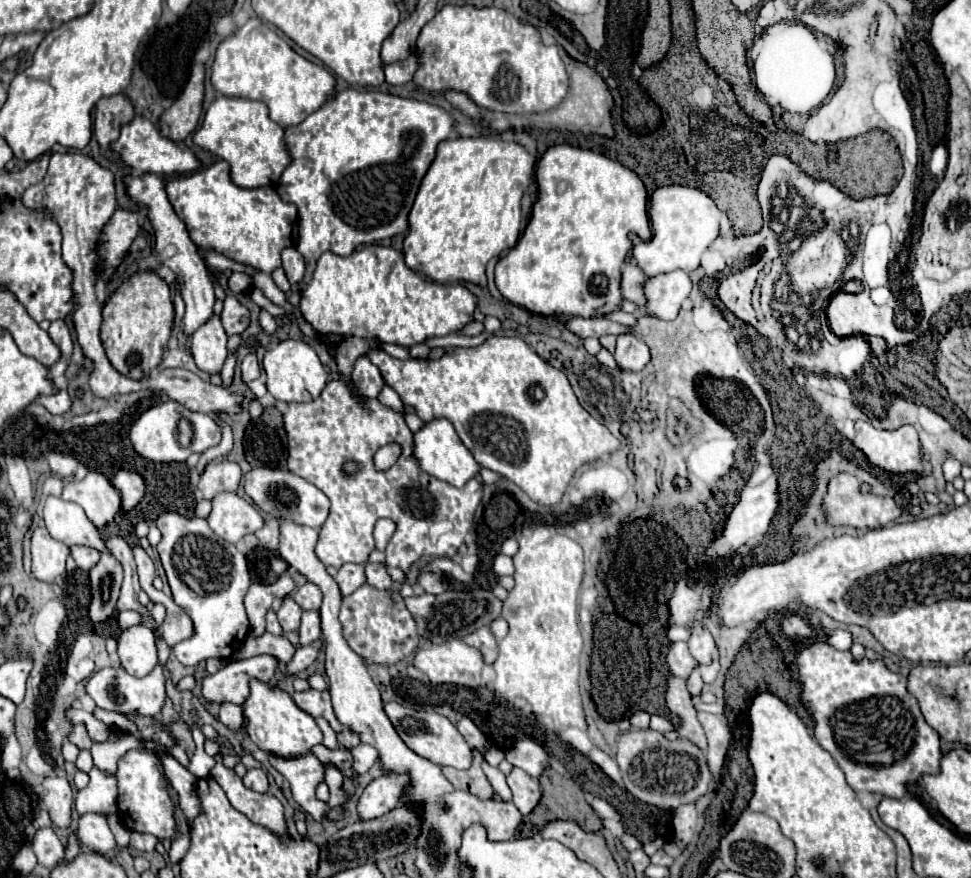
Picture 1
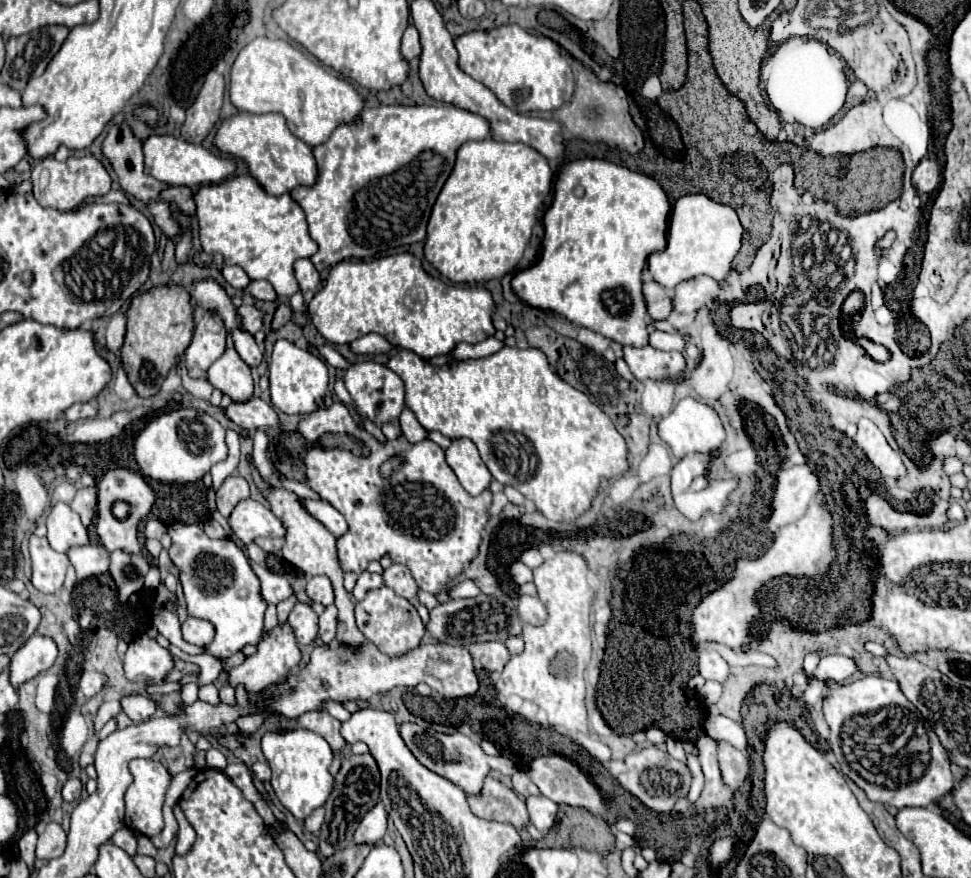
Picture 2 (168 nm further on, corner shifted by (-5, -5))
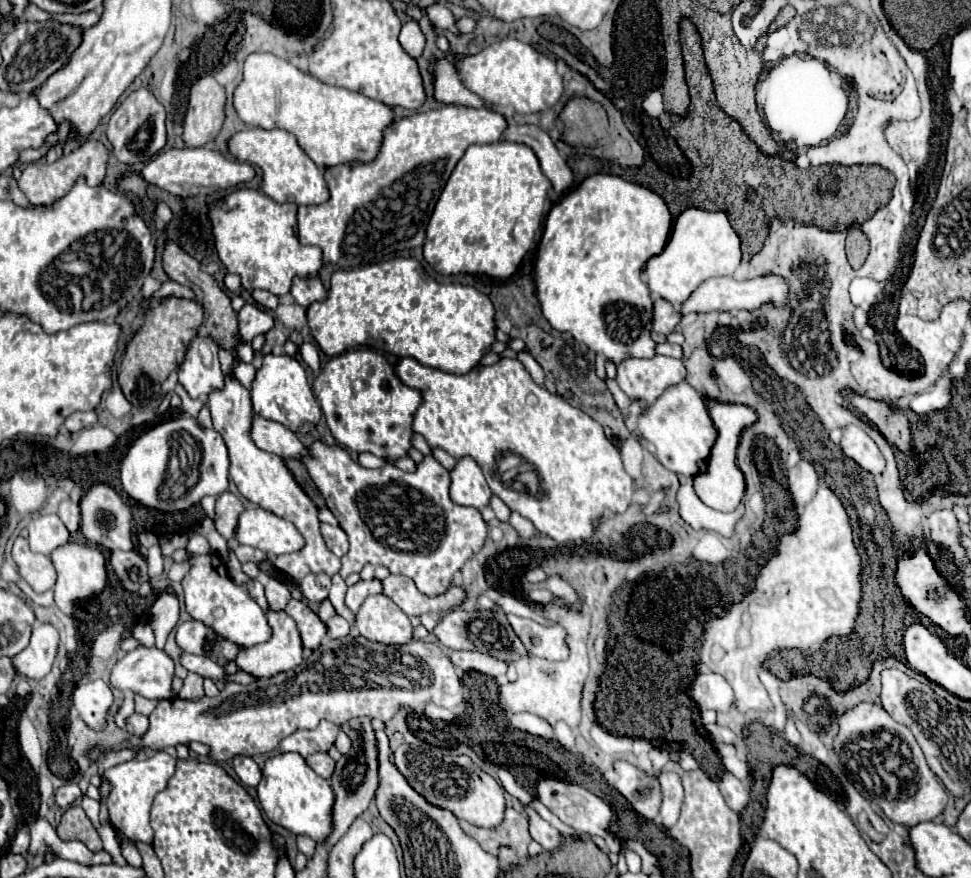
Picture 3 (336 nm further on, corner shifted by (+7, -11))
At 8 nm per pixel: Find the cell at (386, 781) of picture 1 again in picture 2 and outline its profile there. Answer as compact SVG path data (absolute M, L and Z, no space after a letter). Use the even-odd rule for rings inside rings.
M377 806L377 808L371 808L363 820L359 822L359 828L355 830L355 836L353 836L353 842L355 844L377 844L383 840L387 832L387 812L385 808Z

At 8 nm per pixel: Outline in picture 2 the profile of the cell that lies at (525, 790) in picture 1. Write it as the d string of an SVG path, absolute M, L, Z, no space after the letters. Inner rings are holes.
M529 796L527 798L527 810L531 816L533 826L537 826L543 834L547 834L553 824L557 822L557 804L543 796Z

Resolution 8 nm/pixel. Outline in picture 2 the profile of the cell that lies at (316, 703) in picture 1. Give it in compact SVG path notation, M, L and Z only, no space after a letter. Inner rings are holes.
M317 710L317 712L307 712L303 716L297 718L299 726L305 728L305 730L311 730L315 734L319 734L321 738L327 740L327 744L331 746L331 750L339 752L345 748L345 742L339 734L339 728L341 728L341 722L335 720L333 716L329 716L329 712L325 710Z

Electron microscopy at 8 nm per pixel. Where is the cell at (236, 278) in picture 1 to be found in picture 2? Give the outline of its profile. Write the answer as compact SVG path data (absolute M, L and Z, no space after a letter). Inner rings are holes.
M255 280L255 282L251 282L249 288L247 288L247 292L253 298L257 298L257 300L275 300L277 298L275 288L267 280Z

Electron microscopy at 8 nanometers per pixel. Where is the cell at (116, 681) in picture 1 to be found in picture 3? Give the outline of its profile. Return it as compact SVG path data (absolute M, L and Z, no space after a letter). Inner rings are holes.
M133 714L133 716L129 716L127 718L127 730L131 732L131 734L135 734L135 736L143 736L145 734L145 730L147 730L147 726L149 726L149 720L147 720L147 716L143 716L143 714Z

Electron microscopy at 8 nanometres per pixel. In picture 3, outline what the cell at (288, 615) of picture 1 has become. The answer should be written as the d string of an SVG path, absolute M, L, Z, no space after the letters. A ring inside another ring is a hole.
M289 600L285 612L295 620L303 648L317 648L325 636L325 624L301 600Z

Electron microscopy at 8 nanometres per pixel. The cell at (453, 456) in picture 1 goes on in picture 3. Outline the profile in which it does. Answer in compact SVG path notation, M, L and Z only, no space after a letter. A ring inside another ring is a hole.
M469 456L459 458L449 476L451 476L451 500L455 504L473 506L479 510L489 502L491 490L487 486L481 468L473 458Z

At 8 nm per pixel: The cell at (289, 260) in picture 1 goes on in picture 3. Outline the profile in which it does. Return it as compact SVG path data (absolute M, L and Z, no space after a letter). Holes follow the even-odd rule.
M295 276L291 284L291 296L299 306L307 308L309 304L325 298L325 288L317 276L305 276L305 278Z

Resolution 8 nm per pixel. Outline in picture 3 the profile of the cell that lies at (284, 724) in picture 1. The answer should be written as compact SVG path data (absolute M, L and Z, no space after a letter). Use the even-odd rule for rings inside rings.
M281 752L265 762L263 780L257 786L257 798L269 820L293 834L305 834L321 842L331 832L333 790L329 782L307 766L305 758L297 752Z

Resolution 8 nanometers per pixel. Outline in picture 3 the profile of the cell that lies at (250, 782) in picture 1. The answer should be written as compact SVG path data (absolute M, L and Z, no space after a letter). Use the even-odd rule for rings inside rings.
M237 756L233 760L233 770L237 772L241 784L245 784L245 786L257 786L261 780L261 768L253 762L253 758Z

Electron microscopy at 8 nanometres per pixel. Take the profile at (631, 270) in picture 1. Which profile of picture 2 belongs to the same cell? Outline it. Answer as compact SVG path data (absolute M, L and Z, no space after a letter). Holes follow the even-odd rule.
M651 280L643 284L643 292L645 292L649 316L653 320L665 320L673 310L673 290L667 290L665 286Z

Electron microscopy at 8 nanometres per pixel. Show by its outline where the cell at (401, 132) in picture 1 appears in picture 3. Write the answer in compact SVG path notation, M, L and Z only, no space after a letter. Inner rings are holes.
M441 106L441 108L435 108L435 110L429 110L429 112L419 112L419 114L413 114L409 118L401 118L401 120L395 120L391 122L385 132L383 132L383 140L381 140L381 146L379 146L379 154L373 162L369 164L363 164L363 162L347 162L347 164L337 164L337 166L329 166L325 168L325 182L327 182L327 188L329 188L329 200L323 202L323 204L315 204L315 206L299 206L297 208L297 222L299 222L299 242L303 244L313 244L313 246L319 246L323 250L323 262L331 262L331 264L337 264L341 268L357 268L357 266L367 266L367 264L373 264L373 262L381 262L381 260L387 260L391 254L395 252L401 252L401 250L411 250L415 246L421 246L423 240L425 240L425 228L427 228L427 222L431 218L431 212L435 208L435 202L445 186L445 182L449 180L455 164L459 162L459 158L463 156L465 148L471 146L471 144L491 144L491 142L497 142L501 140L501 134L505 130L507 122L501 114L497 112L489 112L485 108L481 110L475 110L475 108L465 108L465 106Z

